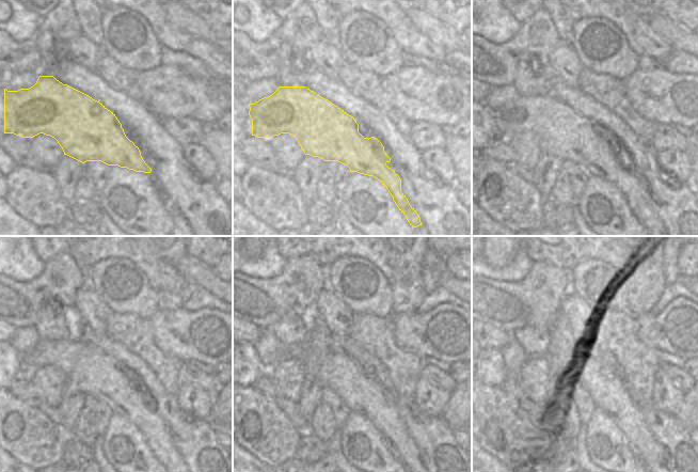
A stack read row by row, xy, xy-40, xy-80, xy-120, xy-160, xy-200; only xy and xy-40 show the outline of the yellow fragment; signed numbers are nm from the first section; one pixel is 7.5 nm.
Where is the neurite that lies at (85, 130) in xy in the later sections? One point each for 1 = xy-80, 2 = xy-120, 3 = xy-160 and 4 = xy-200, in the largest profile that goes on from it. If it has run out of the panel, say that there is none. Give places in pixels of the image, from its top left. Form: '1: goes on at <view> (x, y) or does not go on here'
1: goes on at xy-80 (561, 131)
2: goes on at xy-120 (91, 372)
3: goes on at xy-160 (360, 392)
4: goes on at xy-200 (596, 381)

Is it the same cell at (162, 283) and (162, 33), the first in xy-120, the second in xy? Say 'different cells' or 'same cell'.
same cell

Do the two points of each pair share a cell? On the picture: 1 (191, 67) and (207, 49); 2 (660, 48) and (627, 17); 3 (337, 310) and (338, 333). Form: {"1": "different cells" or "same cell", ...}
{"1": "different cells", "2": "same cell", "3": "same cell"}

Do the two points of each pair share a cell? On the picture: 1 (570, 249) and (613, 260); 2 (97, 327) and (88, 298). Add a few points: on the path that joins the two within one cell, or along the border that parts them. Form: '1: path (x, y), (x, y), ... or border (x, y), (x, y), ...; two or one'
1: path (581, 249), (602, 249); one
2: path (95, 319), (94, 312), (90, 305); one

